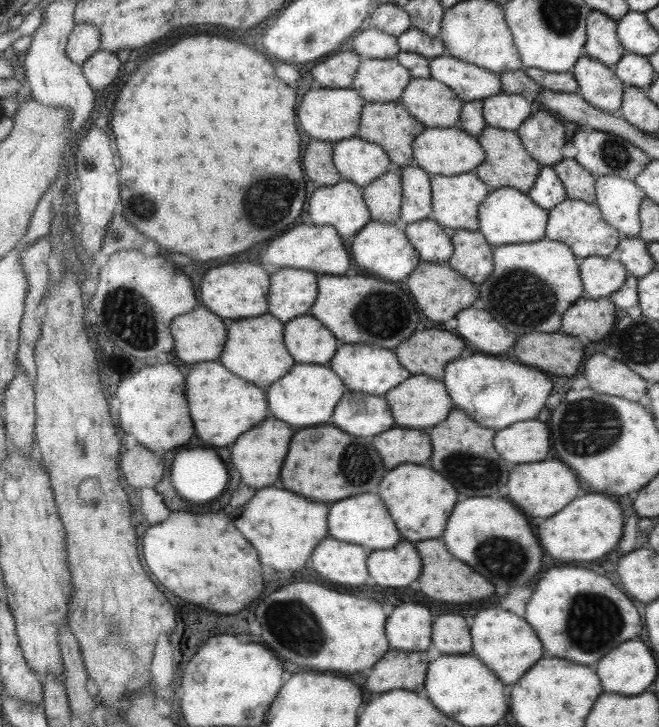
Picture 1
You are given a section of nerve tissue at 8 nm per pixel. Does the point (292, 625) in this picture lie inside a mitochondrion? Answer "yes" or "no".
yes

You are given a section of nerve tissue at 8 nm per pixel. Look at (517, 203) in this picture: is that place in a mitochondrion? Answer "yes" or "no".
no

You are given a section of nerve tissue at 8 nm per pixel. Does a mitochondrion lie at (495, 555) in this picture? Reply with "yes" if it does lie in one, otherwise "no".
yes

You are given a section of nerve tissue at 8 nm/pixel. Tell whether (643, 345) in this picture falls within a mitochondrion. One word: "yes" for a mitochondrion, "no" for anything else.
yes

